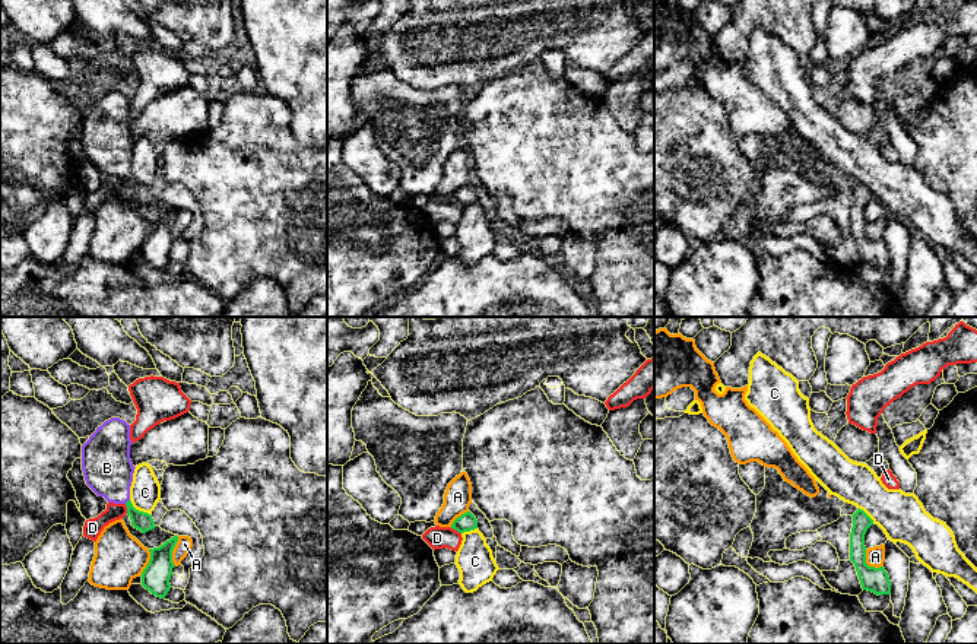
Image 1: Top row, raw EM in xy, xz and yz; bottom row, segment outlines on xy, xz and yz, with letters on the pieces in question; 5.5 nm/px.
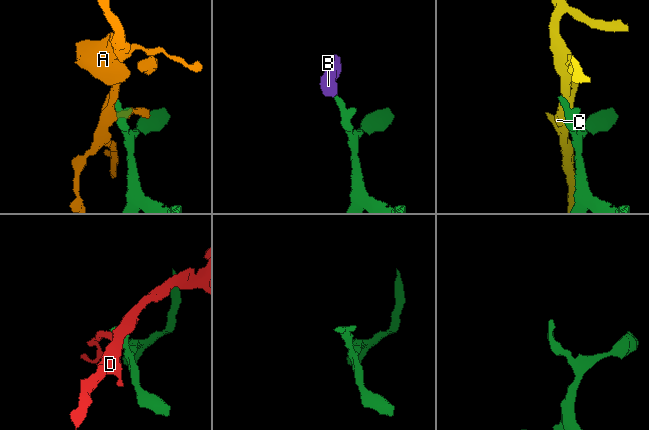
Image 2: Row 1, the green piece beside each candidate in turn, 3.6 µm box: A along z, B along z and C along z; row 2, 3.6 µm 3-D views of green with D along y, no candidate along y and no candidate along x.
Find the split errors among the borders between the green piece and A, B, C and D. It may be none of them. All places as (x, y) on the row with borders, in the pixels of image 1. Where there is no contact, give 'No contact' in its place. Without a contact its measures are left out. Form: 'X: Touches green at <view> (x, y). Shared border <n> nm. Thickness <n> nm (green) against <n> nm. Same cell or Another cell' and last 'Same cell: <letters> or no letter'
A: Touches green at yz (866, 564). Shared border 140 nm. Thickness 140 nm (green) against 110 nm. Another cell
B: Touches green at xy (127, 501). Shared border 40 nm. Thickness 110 nm (green) against 280 nm. Same cell
C: Touches green at xy (138, 510). Shared border 140 nm. Thickness 110 nm (green) against 170 nm. Another cell
D: Touches green at xz (456, 529). Shared border 70 nm. Thickness 100 nm (green) against 120 nm. Another cell
Same cell: B

